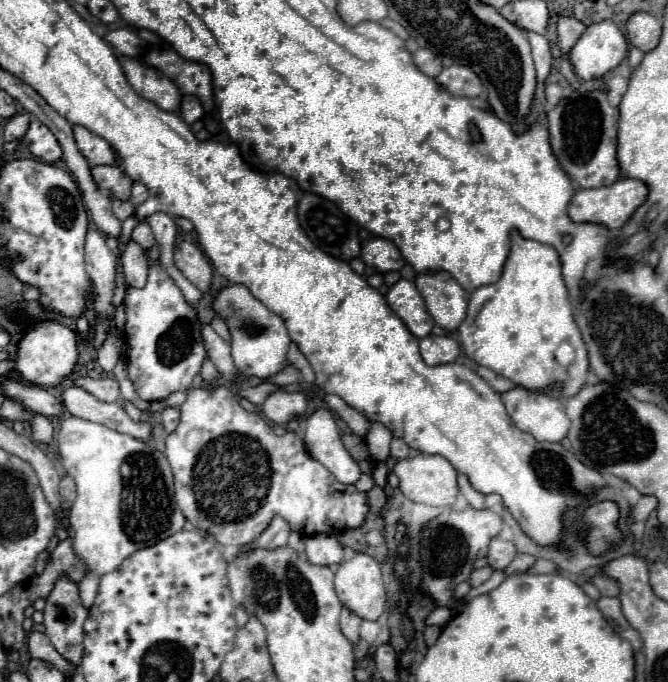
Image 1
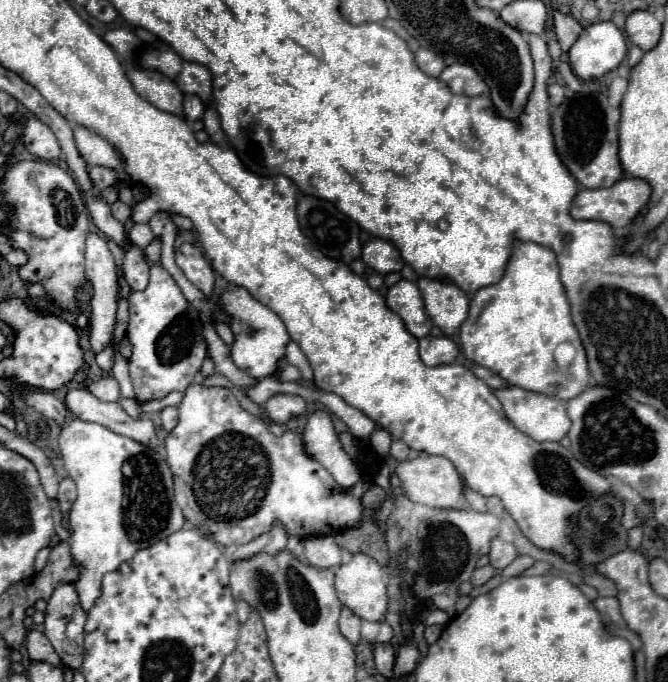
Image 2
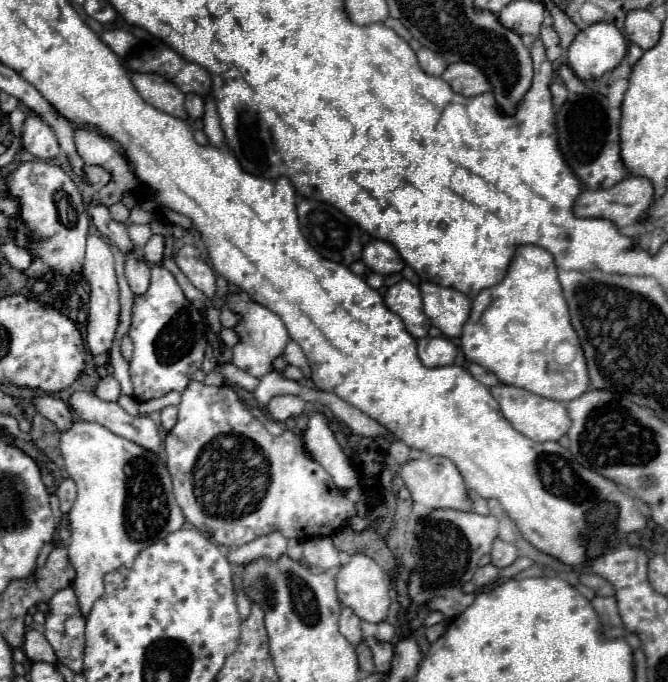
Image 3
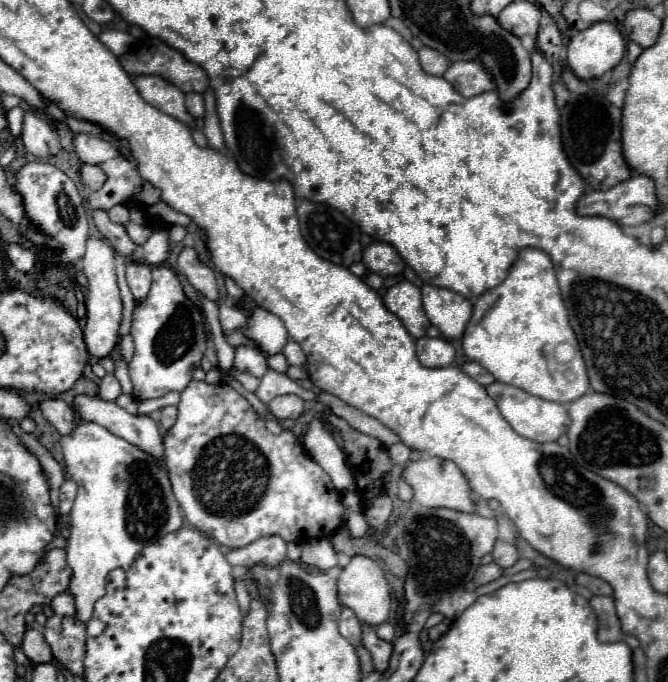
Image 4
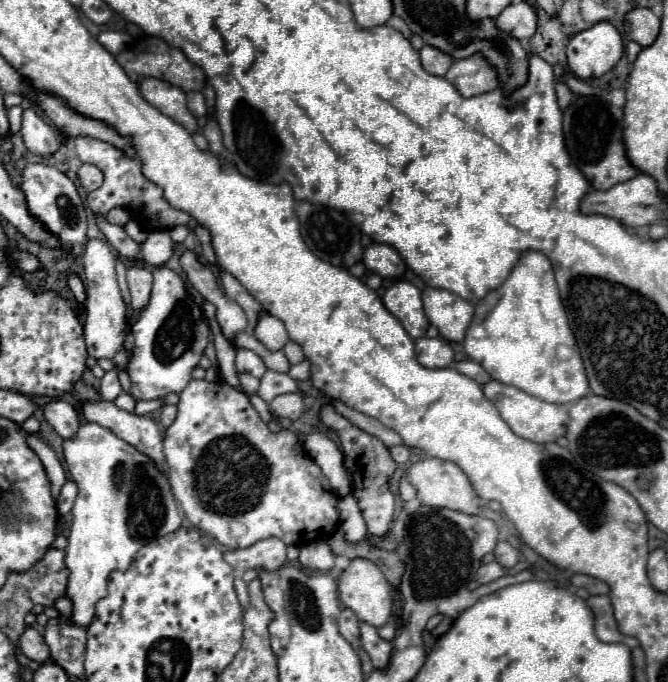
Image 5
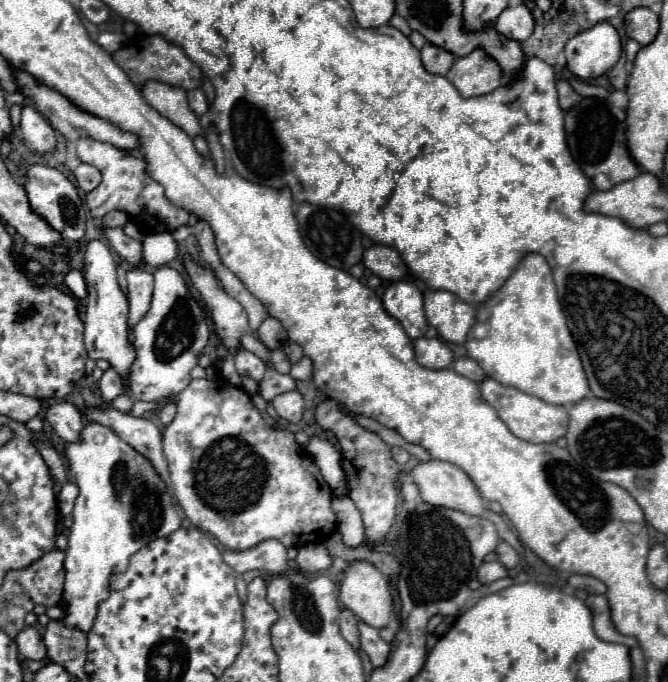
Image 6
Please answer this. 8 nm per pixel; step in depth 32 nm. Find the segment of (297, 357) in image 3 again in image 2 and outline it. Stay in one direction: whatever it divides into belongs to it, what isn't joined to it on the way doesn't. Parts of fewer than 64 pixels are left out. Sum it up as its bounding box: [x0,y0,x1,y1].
[286,342,312,382]

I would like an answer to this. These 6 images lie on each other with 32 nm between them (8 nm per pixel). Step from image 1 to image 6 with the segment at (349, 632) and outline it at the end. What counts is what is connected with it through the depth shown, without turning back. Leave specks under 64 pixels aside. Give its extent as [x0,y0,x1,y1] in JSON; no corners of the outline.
[338,610,360,650]

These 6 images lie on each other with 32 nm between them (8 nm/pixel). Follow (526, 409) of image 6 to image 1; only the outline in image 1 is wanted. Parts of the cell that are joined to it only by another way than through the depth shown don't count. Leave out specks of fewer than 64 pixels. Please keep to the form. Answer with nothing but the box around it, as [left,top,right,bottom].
[500,388,570,442]

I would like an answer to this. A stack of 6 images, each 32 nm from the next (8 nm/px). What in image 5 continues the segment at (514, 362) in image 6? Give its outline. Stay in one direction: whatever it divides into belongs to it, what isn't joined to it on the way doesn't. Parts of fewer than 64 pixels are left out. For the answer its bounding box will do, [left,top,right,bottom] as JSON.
[464,252,590,404]

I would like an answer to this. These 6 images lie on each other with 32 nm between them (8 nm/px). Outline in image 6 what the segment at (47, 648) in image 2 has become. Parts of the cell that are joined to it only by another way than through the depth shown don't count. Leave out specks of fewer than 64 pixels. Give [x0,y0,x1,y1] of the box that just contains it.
[16,626,46,660]

